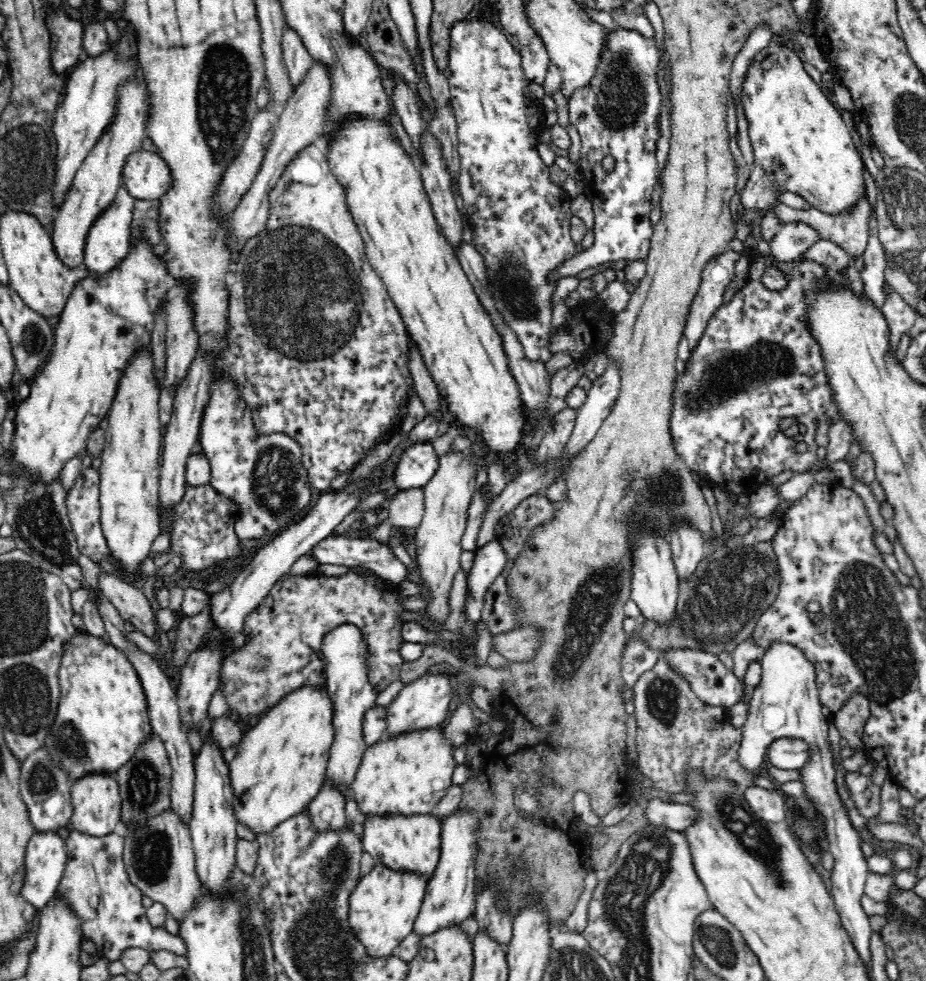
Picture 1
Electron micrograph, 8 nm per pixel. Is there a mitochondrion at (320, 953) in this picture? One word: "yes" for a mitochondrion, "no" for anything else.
yes

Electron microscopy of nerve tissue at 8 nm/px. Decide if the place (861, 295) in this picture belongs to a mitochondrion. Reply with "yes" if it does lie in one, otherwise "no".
no

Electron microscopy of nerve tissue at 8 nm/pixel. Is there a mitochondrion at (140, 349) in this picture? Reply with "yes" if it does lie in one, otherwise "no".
no

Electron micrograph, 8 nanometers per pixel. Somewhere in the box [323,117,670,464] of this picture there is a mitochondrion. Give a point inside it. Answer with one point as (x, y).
(512, 279)

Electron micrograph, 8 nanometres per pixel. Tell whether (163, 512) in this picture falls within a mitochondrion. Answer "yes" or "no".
no

